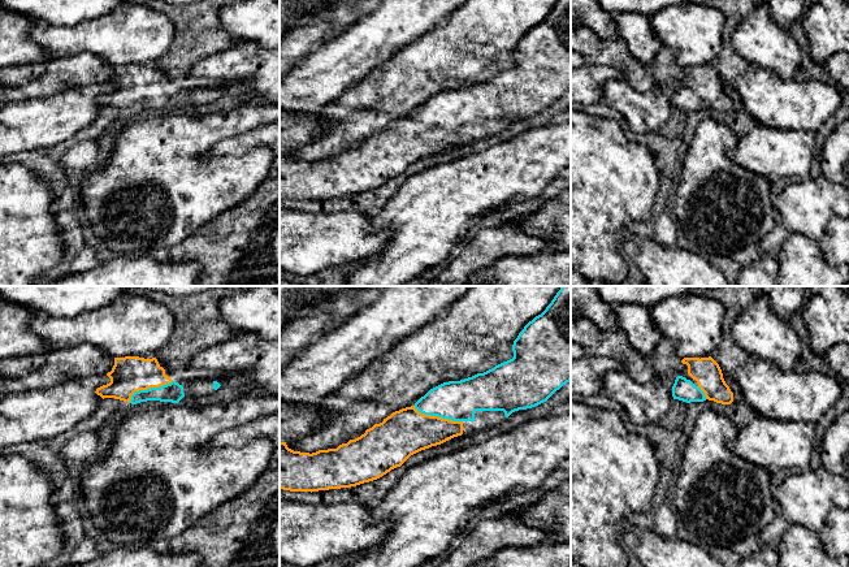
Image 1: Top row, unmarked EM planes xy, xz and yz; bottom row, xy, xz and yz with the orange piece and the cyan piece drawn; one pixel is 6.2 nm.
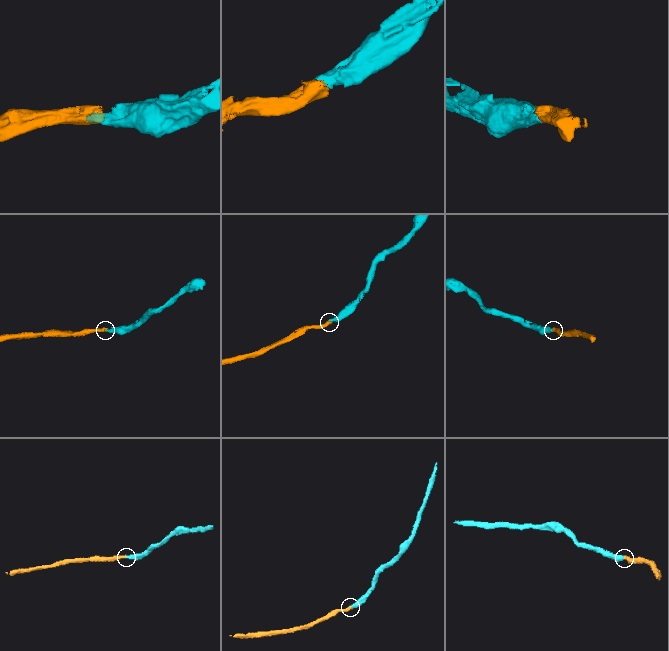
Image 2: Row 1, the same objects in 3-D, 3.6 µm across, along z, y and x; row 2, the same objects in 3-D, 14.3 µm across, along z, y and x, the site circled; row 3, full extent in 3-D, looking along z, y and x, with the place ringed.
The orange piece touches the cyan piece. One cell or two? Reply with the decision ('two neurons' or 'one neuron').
one neuron

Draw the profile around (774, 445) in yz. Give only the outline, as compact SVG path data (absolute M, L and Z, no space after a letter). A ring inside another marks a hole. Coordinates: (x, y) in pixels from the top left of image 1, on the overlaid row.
M755 415L728 447L767 471L802 472L810 468L815 440L815 424Z

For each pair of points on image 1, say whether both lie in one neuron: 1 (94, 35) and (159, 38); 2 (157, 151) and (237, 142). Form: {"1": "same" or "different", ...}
{"1": "same", "2": "different"}

